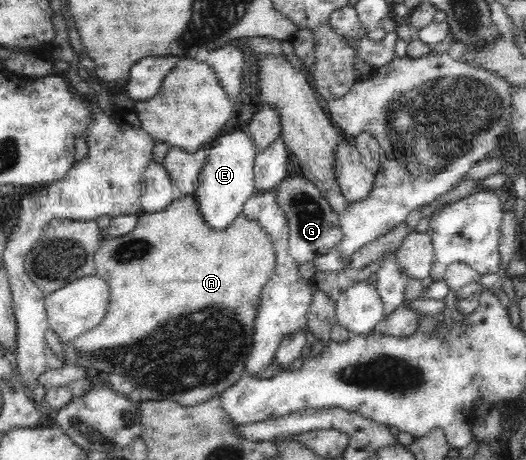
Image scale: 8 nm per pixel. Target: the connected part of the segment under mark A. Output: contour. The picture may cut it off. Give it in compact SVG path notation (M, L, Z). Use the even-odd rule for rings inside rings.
M193 194L187 195L182 203L174 200L161 212L142 212L133 232L122 237L105 237L101 248L94 254L95 275L107 281L108 284L109 308L107 308L105 318L97 326L83 332L81 336L73 338L71 342L63 343L64 360L66 360L64 363L85 368L97 368L103 372L103 375L106 373L123 375L139 391L137 397L143 401L169 399L183 406L195 406L195 404L205 402L209 398L220 397L222 391L233 386L233 383L237 382L246 370L247 356L253 348L253 332L257 308L259 308L259 300L261 300L261 290L271 280L271 276L275 272L275 254L276 251L273 249L269 235L263 231L257 221L247 219L243 212L239 213L226 229L209 228L197 210Z

